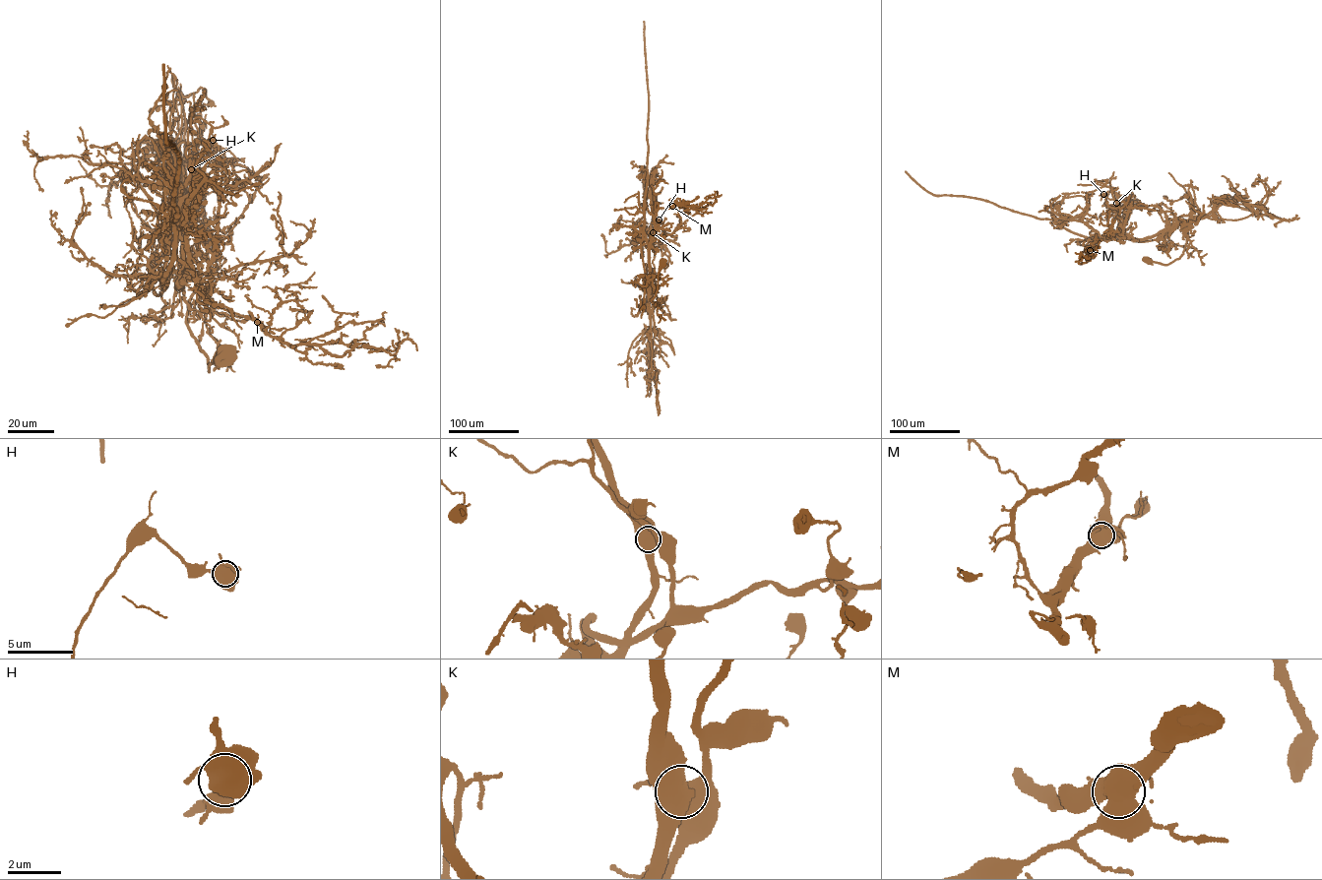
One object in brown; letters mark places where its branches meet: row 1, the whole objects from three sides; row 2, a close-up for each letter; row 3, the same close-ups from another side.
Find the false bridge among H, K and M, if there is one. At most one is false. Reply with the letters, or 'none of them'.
M

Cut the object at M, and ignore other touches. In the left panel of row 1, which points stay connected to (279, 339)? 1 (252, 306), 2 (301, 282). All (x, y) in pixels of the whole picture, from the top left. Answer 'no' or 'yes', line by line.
1: yes
2: yes

